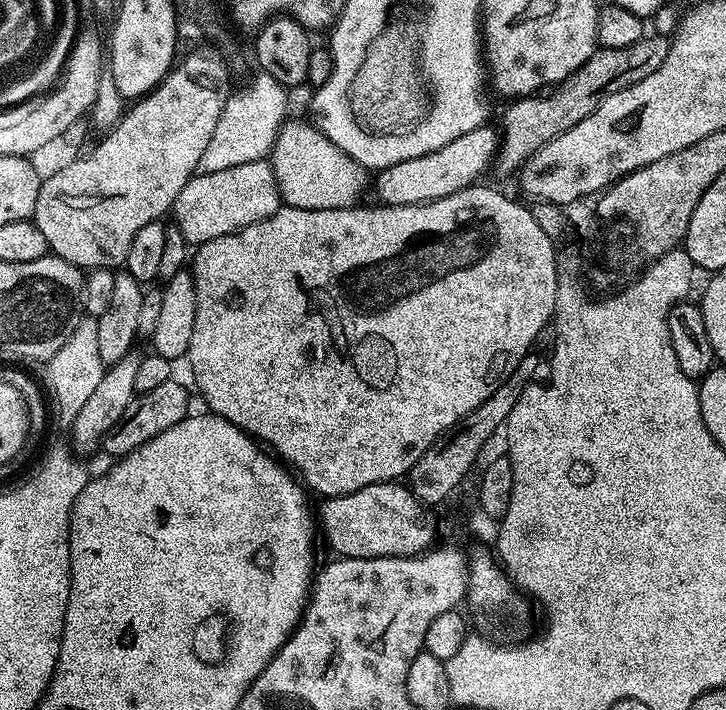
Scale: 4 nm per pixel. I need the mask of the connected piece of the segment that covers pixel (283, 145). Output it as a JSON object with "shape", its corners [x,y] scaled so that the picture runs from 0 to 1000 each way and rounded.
{"shape":[[[402,166],[387,176],[376,200],[372,230],[386,266],[386,280],[398,293],[483,293],[507,259],[508,244],[500,232],[463,206],[434,173],[423,175],[419,169]]]}

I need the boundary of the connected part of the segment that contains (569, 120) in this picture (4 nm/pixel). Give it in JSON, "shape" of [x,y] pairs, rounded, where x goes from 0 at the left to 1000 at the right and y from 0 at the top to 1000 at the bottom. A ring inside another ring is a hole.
{"shape":[[[893,48],[868,65],[822,66],[821,75],[807,89],[796,93],[791,104],[771,114],[753,132],[707,139],[701,145],[705,148],[694,158],[694,186],[691,180],[691,196],[680,218],[680,239],[683,237],[689,248],[709,249],[722,231],[747,206],[752,206],[752,200],[769,194],[769,189],[785,183],[785,177],[796,177],[796,172],[811,163],[840,131],[873,121],[884,115],[884,110],[901,104],[901,99],[912,93],[920,65],[921,58],[916,52]]]}

